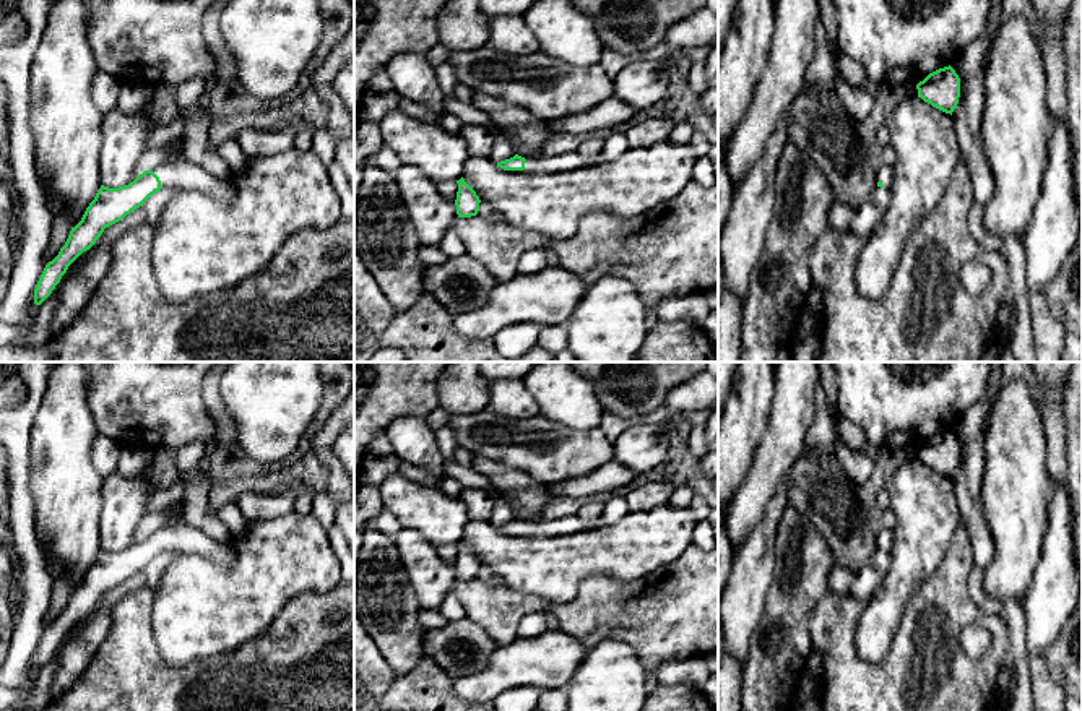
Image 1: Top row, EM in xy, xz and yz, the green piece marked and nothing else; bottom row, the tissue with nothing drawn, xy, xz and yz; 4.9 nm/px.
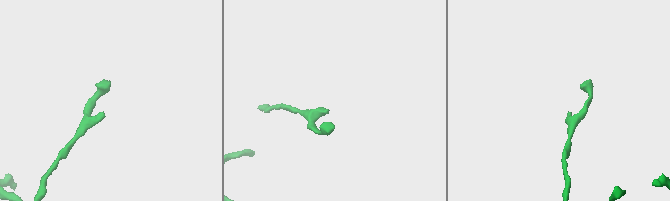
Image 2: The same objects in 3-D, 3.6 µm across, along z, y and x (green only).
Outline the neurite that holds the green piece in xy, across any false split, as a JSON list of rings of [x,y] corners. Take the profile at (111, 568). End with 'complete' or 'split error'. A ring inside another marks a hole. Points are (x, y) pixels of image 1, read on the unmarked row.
[[[185,523],[145,534],[133,545],[119,552],[101,549],[81,584],[71,591],[58,618],[45,628],[34,653],[34,667],[41,669],[52,657],[68,630],[96,607],[106,591],[122,584],[151,558],[169,550],[198,555],[227,568],[237,558],[236,544],[216,541]]]; split error

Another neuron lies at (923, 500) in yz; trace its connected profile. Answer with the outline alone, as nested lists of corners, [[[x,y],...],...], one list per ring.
[[[918,459],[897,466],[887,492],[897,518],[890,562],[855,635],[856,653],[868,662],[885,657],[908,599],[942,563],[962,524],[952,479]]]

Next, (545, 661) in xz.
[[[546,630],[497,646],[489,664],[455,680],[455,695],[466,701],[492,703],[510,688],[565,688],[588,648],[562,630]]]

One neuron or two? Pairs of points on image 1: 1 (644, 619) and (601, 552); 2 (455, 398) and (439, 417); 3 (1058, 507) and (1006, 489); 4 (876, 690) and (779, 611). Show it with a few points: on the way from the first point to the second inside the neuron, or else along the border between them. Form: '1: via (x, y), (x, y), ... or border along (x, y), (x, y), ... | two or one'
1: border along (657, 568), (631, 581), (603, 575), (584, 580) | two
2: border along (439, 405), (452, 416) | two
3: border along (1053, 484), (1048, 528), (1042, 541) | two
4: border along (821, 599), (809, 620), (813, 648) | two

